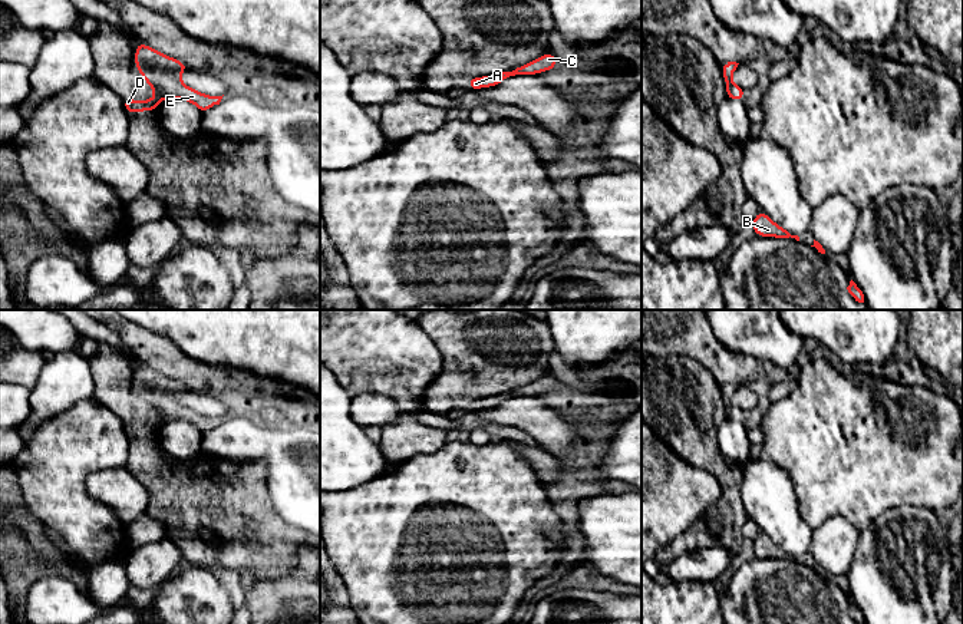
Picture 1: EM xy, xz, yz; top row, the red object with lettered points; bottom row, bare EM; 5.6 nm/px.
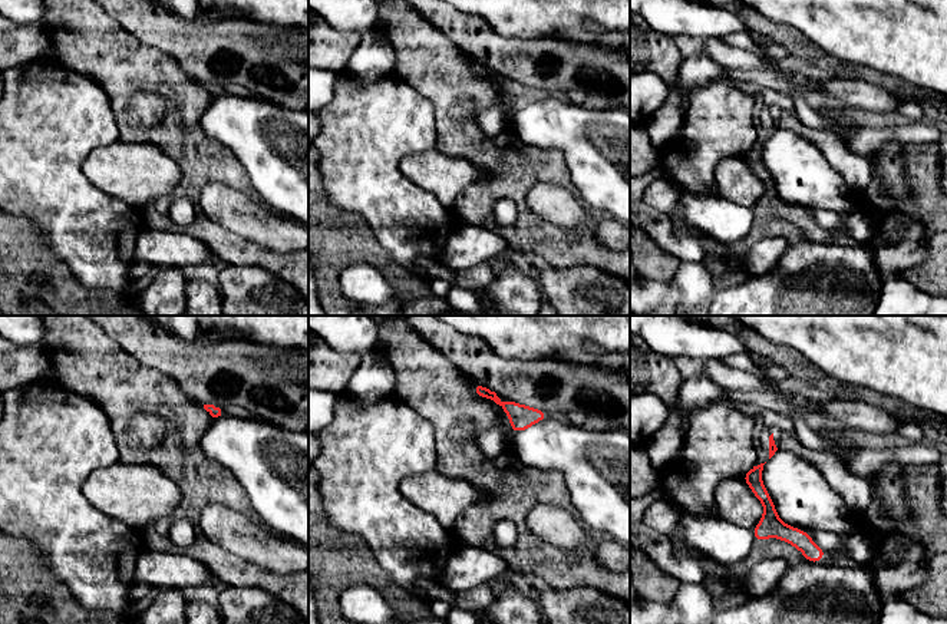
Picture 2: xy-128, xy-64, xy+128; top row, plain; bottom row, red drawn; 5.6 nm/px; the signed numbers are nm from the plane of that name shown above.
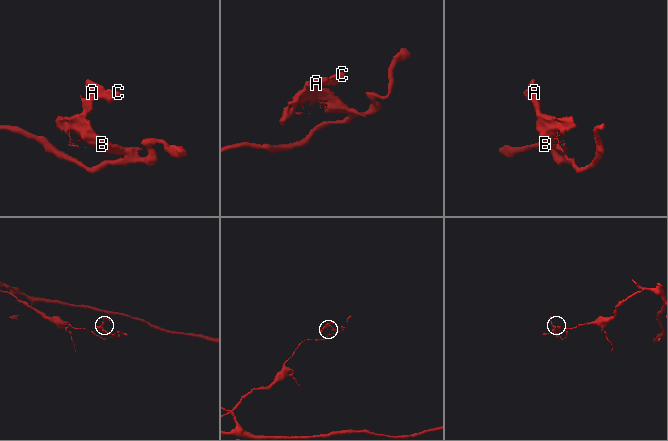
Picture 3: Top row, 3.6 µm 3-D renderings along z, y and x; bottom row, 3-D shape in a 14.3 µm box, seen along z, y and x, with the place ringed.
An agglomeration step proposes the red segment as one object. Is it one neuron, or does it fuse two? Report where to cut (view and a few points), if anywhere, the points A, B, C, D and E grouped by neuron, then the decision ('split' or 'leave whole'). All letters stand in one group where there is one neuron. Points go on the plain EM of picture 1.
no cut | A B C D E | leave whole

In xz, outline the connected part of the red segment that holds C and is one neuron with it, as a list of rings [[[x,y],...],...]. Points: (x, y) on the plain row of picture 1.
[[[545,374],[535,382],[531,382],[512,393],[502,393],[481,399],[468,399],[468,409],[476,412],[481,409],[492,409],[501,406],[507,399],[515,396],[538,396],[551,392],[557,387],[558,380],[553,374]]]

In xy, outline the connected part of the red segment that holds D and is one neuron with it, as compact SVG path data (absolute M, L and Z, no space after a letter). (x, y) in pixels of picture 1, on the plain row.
M138 363L135 370L135 387L142 394L142 400L155 412L155 417L148 422L123 420L126 435L132 433L155 433L159 423L164 420L182 420L195 426L201 435L220 426L222 417L208 417L201 415L181 402L181 394L188 392L188 387L169 379L151 367Z

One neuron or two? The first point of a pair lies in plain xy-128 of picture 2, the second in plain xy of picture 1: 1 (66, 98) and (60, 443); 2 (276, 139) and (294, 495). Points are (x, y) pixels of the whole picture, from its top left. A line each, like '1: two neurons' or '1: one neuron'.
1: one neuron
2: one neuron

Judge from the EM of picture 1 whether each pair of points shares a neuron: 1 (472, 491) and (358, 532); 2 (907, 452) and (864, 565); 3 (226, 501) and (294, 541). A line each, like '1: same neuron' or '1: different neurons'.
1: same neuron
2: different neurons
3: same neuron

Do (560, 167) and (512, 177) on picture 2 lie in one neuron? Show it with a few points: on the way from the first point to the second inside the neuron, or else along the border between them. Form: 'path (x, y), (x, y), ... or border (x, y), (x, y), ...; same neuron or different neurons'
path (548, 167), (530, 167), (524, 172); same neuron

